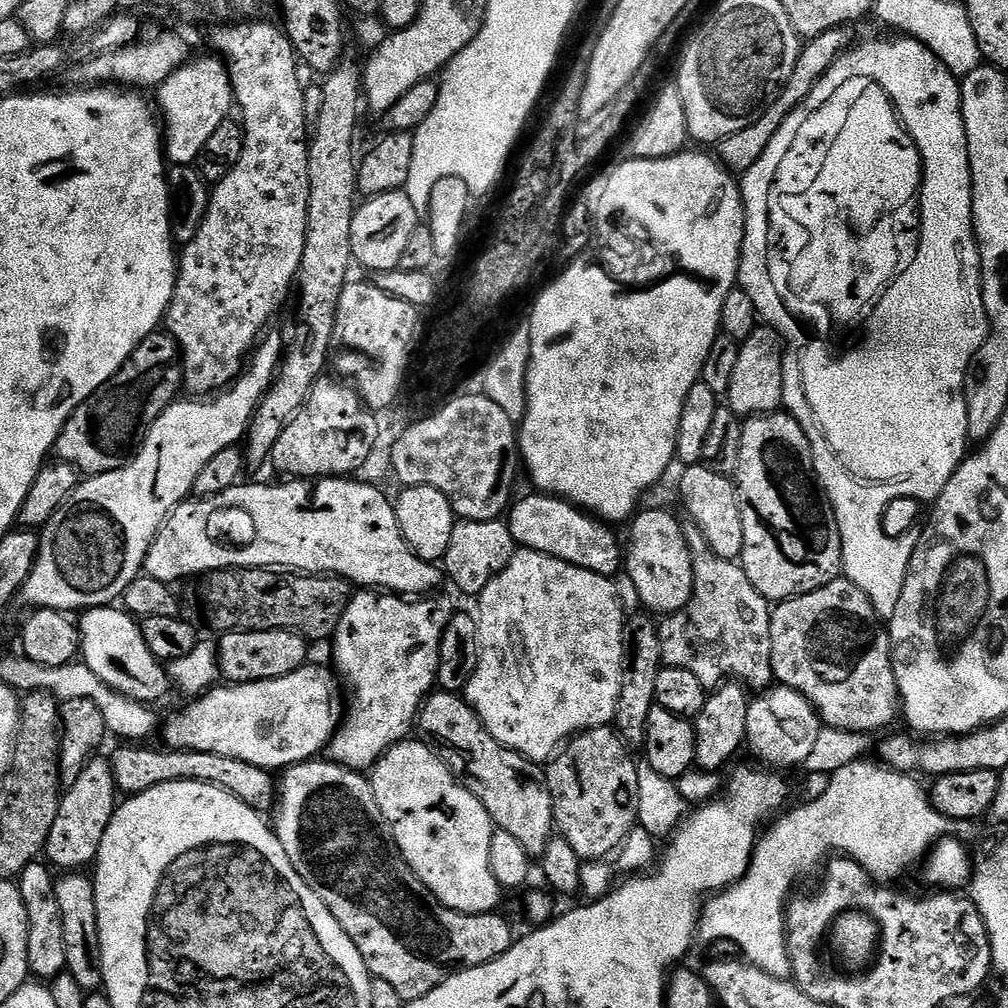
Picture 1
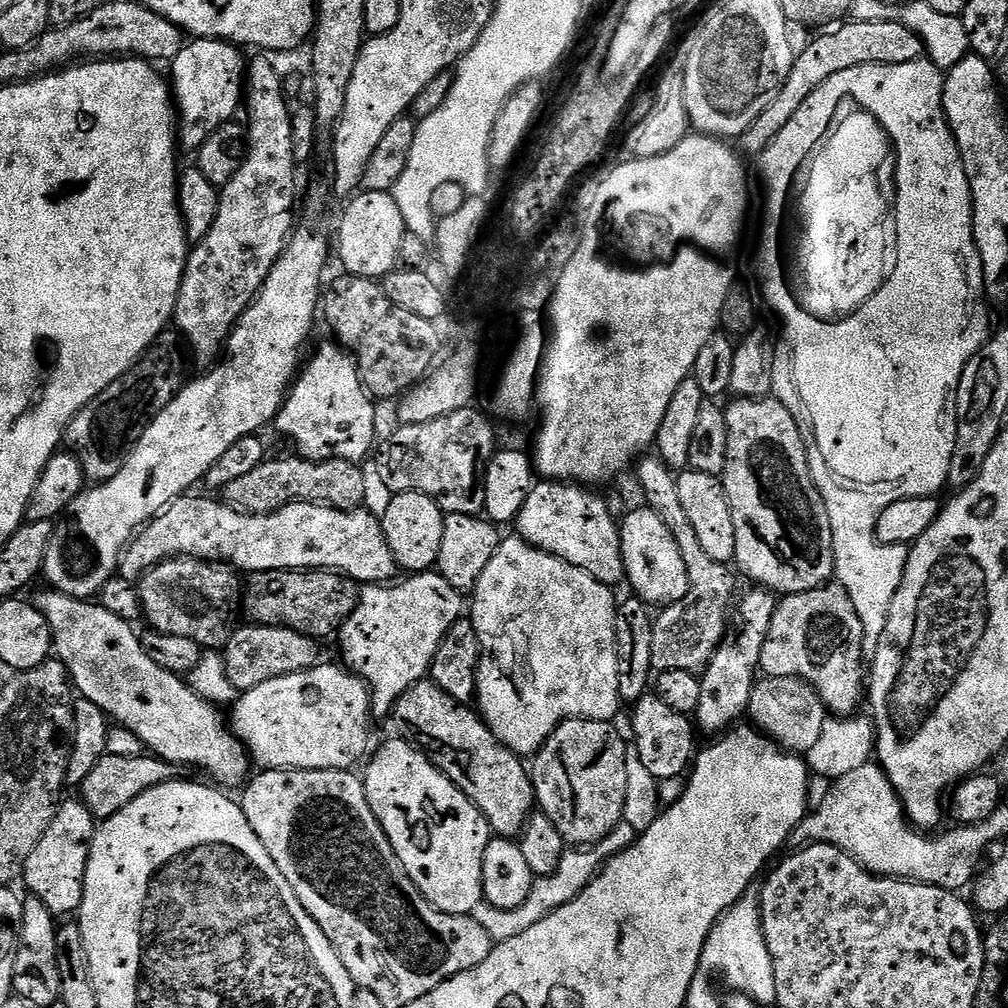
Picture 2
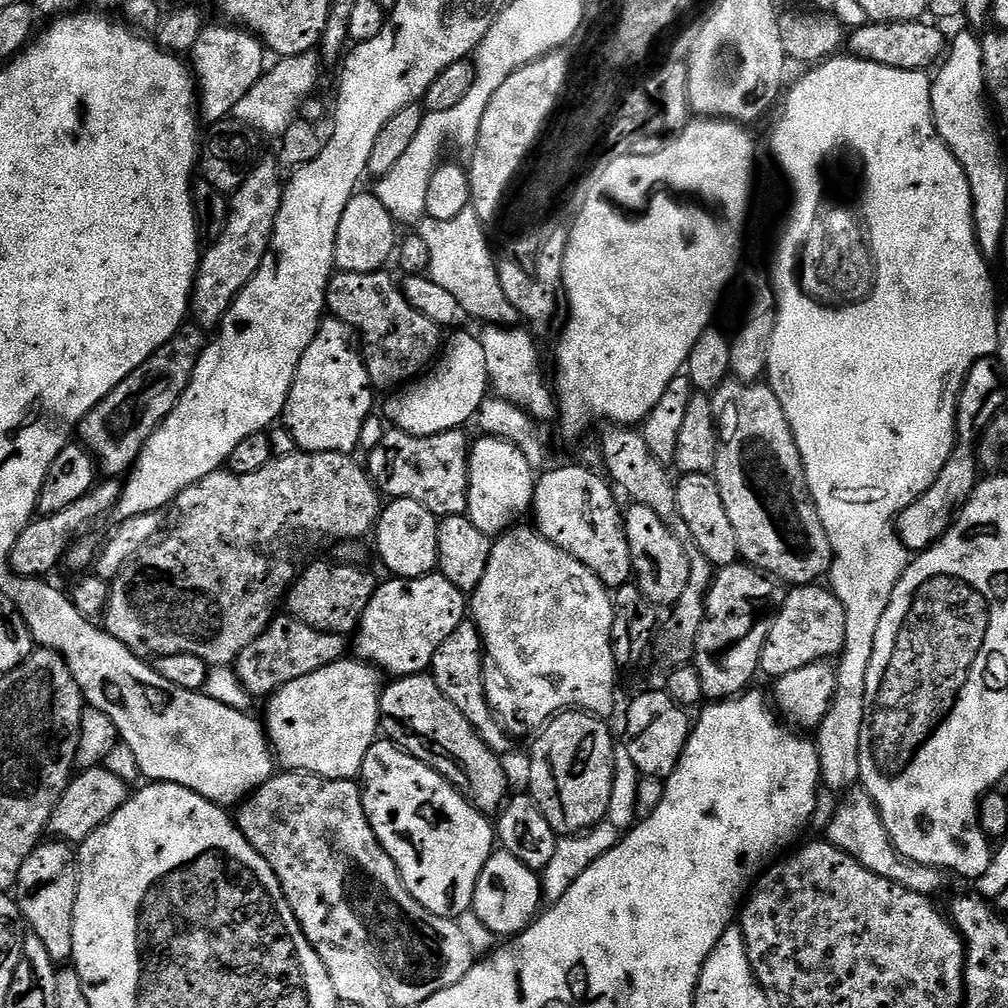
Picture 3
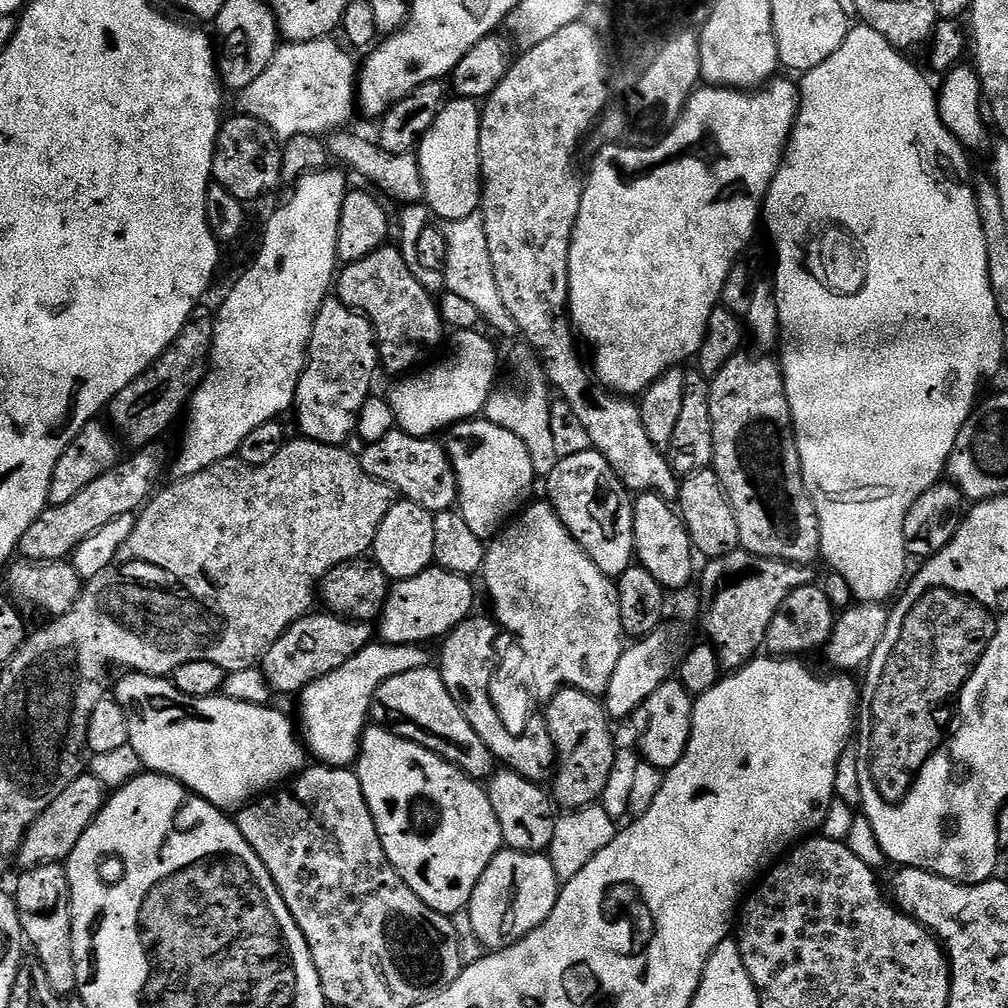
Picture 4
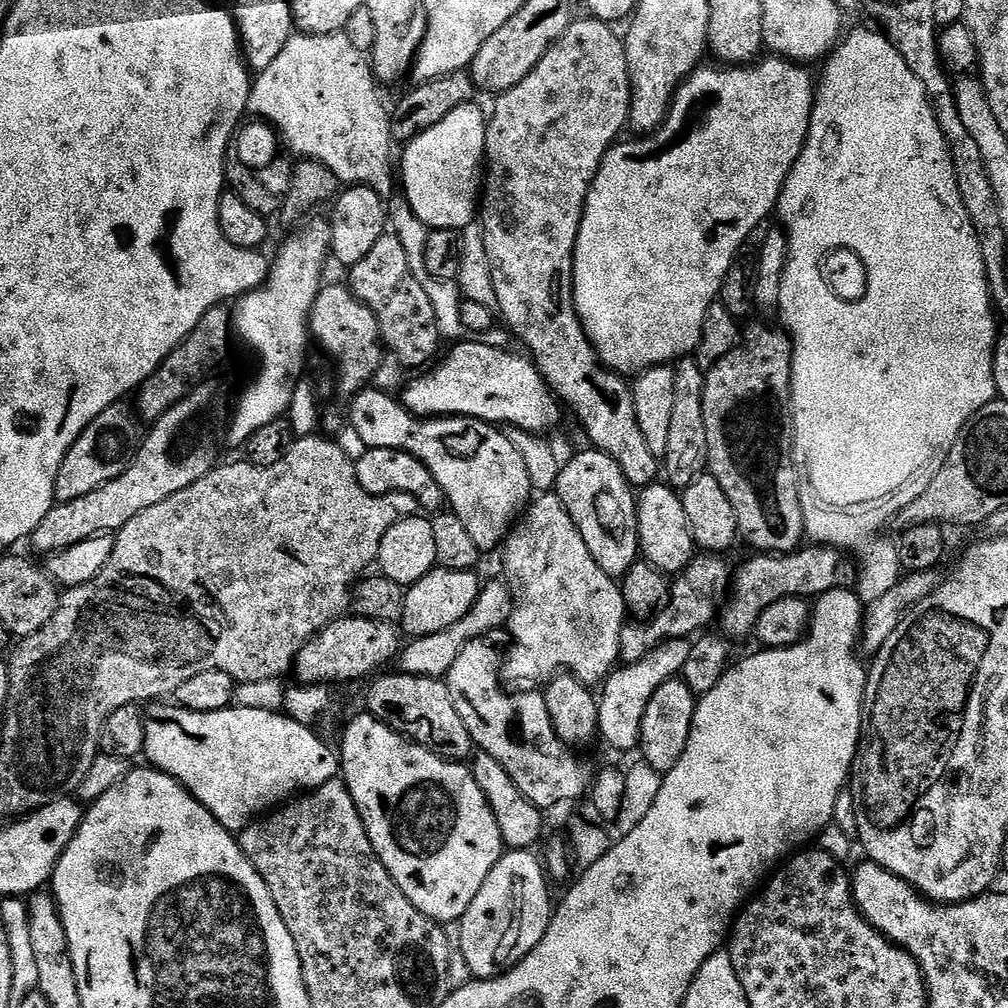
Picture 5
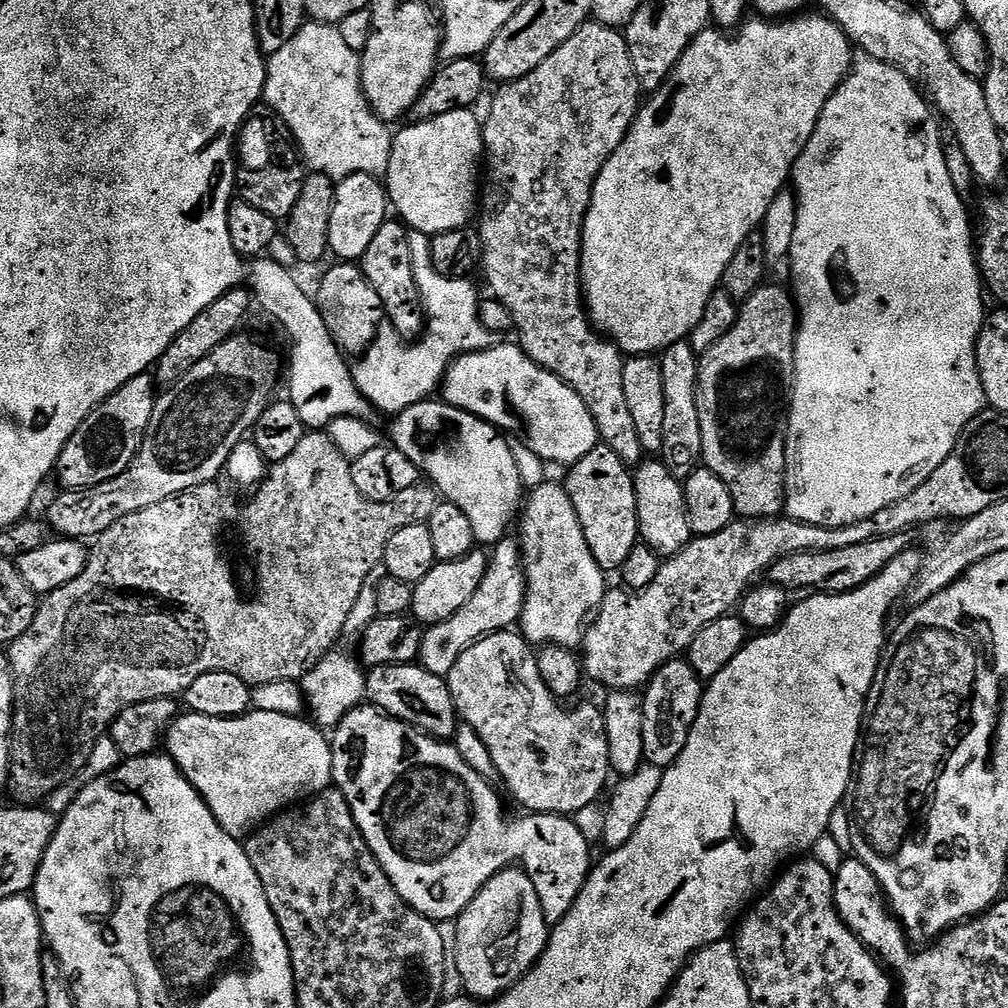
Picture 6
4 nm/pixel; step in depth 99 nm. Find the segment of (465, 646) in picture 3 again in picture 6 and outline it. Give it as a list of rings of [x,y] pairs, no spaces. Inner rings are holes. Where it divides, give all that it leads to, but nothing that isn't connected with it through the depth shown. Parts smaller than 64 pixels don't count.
[[[519,631],[495,632],[474,642],[446,679],[459,719],[486,742],[499,779],[508,783],[524,810],[571,817],[599,798],[610,777],[603,711],[592,704],[563,708],[542,682],[533,645]],[[527,672],[528,704],[520,689]]]

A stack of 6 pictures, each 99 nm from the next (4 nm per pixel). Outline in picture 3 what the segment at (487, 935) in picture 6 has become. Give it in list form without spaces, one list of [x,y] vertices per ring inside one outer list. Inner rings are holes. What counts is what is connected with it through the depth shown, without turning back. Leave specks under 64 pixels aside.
[[[496,850],[482,870],[478,886],[474,886],[471,910],[476,912],[496,937],[515,938],[537,919],[541,911],[540,902],[542,903],[541,877],[533,869],[518,862],[514,854]]]

